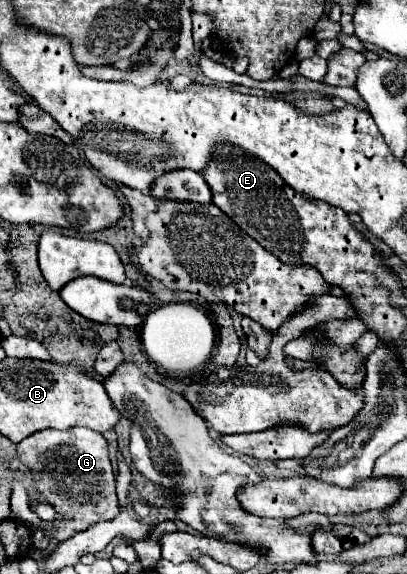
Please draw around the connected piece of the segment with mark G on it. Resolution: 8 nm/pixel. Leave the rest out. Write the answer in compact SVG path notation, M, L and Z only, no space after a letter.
M71 427L67 431L43 429L17 443L17 457L31 469L37 493L57 511L57 519L51 523L53 541L67 541L75 533L93 527L93 523L109 521L119 515L115 475L107 453L107 441L101 433L89 427Z

